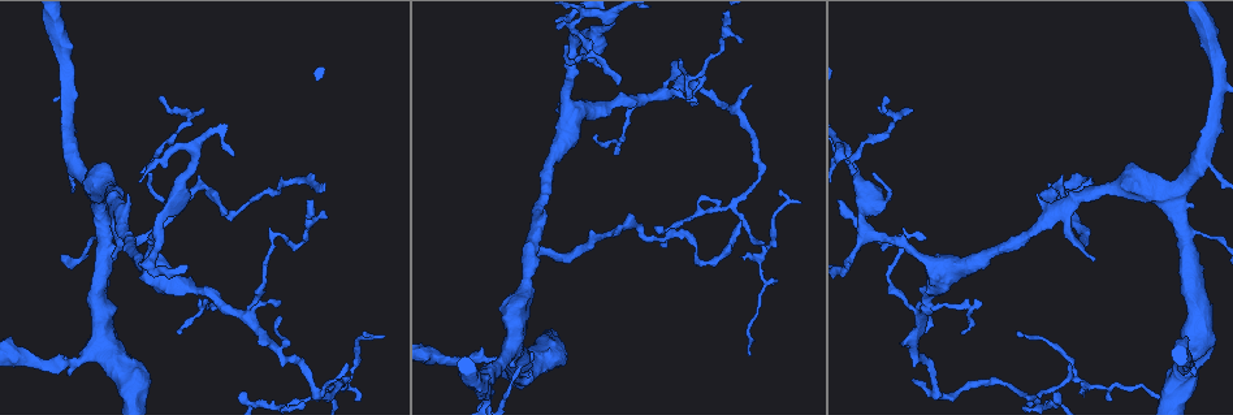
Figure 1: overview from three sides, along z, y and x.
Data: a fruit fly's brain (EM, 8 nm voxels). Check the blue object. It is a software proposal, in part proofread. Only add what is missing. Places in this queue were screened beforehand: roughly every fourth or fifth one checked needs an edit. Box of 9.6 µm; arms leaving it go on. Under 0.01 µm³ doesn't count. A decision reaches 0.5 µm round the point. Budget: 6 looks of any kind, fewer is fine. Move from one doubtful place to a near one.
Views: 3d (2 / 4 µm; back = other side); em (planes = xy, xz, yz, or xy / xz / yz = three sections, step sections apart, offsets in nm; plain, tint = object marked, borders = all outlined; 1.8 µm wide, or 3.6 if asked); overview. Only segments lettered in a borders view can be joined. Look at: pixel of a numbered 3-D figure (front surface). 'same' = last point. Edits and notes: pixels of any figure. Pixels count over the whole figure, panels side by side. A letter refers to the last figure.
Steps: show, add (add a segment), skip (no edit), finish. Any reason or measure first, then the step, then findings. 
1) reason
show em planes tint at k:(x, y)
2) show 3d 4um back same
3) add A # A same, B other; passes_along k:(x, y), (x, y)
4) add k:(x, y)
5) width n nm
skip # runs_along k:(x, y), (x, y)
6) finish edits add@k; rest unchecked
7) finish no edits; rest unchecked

abrupt turn
show em planes borders at 1:(278, 234)

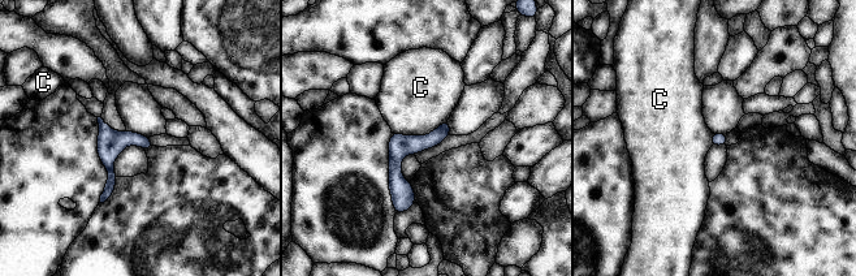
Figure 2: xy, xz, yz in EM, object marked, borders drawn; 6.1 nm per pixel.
skip # C other; runs_along 2:(446, 125), (396, 158), (398, 208); none of them fits

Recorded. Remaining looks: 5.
tapers out
show em planes borders at 1:(1047, 183)

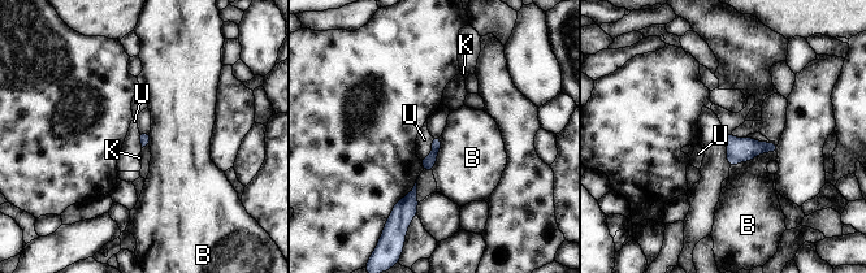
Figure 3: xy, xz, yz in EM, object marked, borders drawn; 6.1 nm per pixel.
skip # B other, K other, U other; border 3:(432, 137), (432, 150), (420, 160); none of them fits

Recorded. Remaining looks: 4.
a fork
show em xy step 8 tint at 1:(753, 240)

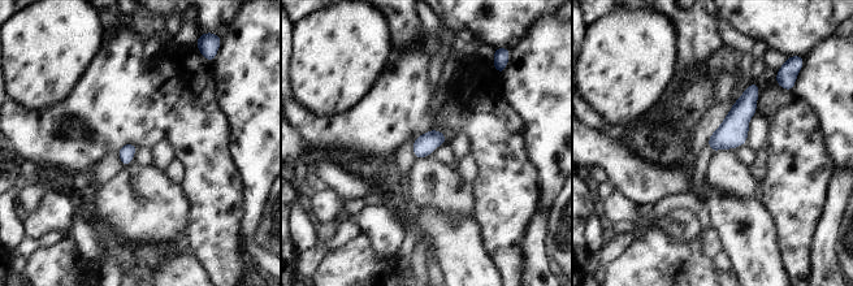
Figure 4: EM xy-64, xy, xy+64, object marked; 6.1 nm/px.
show em planes tint same

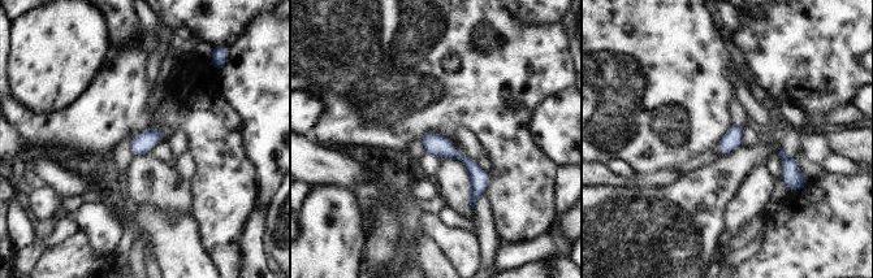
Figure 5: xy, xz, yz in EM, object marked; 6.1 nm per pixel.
show em planes borders same

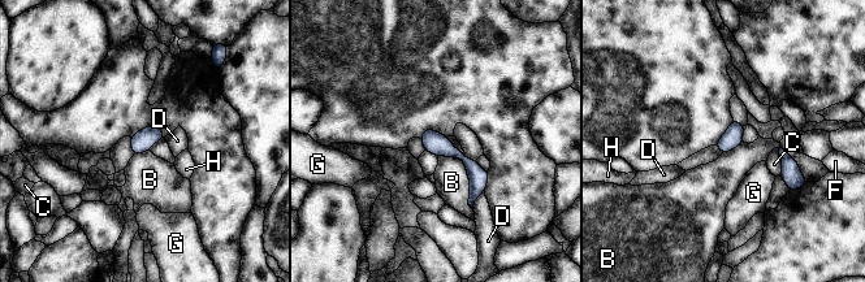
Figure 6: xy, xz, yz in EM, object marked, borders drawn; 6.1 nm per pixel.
skip # B other, C other, D other, F other, G other, H other; no lettered segment goes on from it

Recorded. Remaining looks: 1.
finish no edits; rest unchecked

